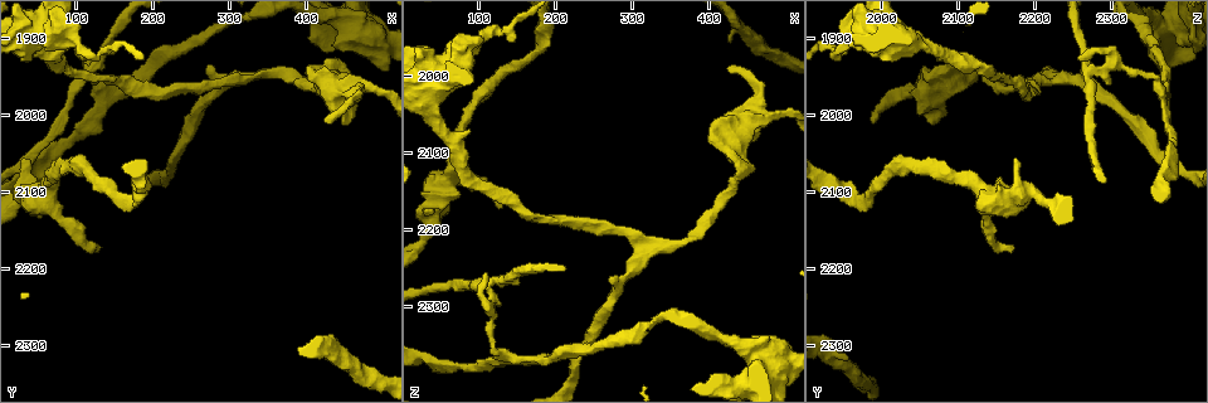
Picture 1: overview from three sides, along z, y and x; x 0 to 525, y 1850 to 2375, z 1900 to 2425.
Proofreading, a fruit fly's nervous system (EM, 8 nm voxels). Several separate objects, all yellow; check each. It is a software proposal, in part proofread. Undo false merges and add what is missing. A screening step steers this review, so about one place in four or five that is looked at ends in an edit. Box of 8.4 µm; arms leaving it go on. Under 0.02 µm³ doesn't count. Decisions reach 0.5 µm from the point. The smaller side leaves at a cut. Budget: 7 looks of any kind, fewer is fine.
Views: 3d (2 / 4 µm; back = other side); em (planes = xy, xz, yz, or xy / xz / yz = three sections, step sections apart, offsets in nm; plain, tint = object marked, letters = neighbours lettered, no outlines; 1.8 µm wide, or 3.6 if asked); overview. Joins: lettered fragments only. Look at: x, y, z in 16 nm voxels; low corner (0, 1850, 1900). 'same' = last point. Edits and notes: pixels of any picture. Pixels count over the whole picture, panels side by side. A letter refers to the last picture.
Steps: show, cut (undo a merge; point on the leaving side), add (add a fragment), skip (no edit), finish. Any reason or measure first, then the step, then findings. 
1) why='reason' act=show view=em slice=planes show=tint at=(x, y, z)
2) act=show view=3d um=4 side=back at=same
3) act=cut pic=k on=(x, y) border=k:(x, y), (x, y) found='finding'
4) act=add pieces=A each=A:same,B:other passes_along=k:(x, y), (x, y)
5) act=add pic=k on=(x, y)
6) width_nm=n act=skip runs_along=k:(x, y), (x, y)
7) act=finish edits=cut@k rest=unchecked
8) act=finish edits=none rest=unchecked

why='sharp bend' act=show view=em slice=planes show=tint at=(115, 1940, 2275)

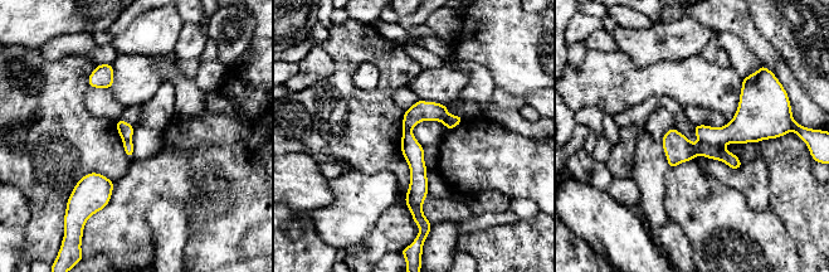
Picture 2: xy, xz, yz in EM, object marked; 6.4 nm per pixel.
act=show view=em slice=planes show=letters at=same

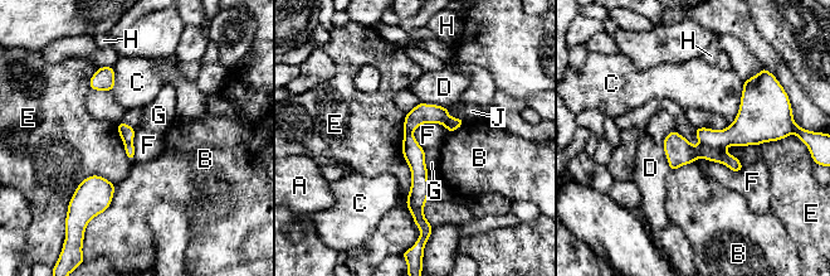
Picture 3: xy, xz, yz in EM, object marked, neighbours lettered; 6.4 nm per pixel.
longest_contact=E:400nm act=cut pic=3 on=(679, 151) each=A:other,B:other,C:other,D:other,E:other,F:other,G:other,H:other,J:other border=3:(701, 144), (708, 148), (722, 149) found='two cells meet here'

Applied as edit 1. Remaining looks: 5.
why='tapers out' act=show view=em slice=planes show=plain at=(130, 2175, 2175)

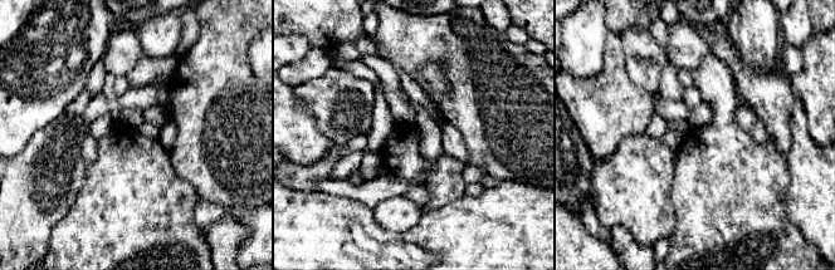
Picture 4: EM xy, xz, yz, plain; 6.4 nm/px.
why='what lies round it' act=show view=em slice=planes show=letters at=same

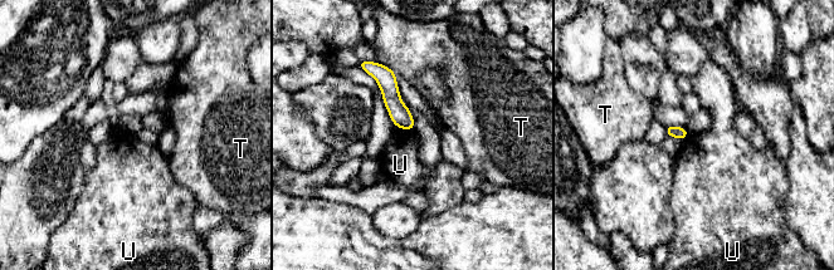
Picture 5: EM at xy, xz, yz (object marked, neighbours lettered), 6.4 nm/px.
longest_contact=T:140nm act=skip each=T:other,U:other border=5:(398, 127), (411, 131) found='none of them fits'

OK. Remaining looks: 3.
act=show view=3d um=4 at=(80, 1895, 1965)

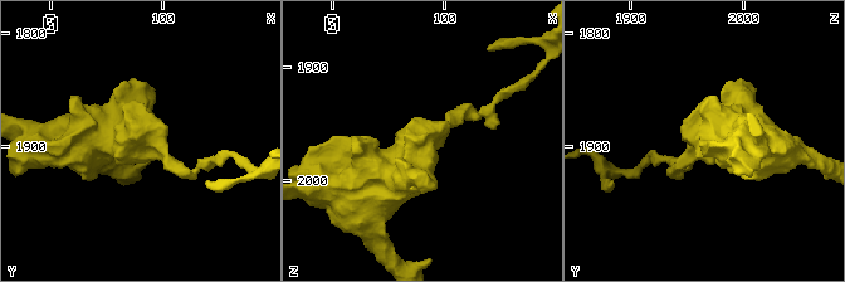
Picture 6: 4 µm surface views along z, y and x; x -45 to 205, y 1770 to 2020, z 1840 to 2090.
why='need the tissue' act=show view=em slice=xz step=4 show=plain at=(74, 1888, 1966)

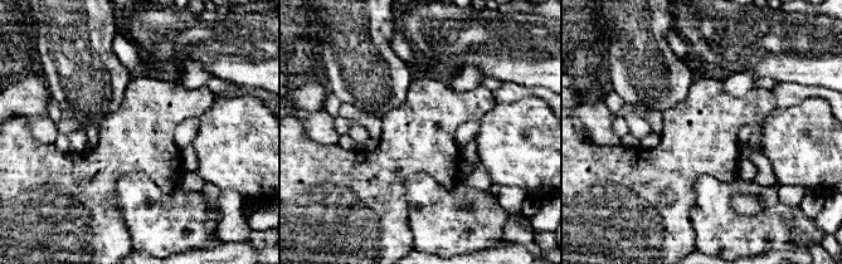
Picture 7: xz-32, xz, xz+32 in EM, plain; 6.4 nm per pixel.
why='what lies round it' act=show view=em slice=xz step=4 show=letters at=same

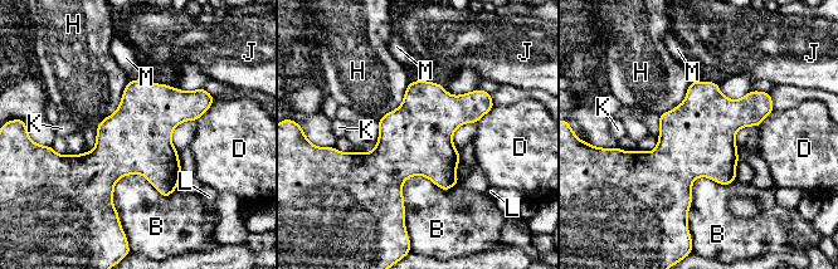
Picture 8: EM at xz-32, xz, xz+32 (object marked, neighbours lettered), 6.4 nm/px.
act=skip each=B:other,D:other,H:other,J:other,K:other,L:other,M:other border=8:(128, 82), (117, 108), (96, 126) found='continuous, no second cell'

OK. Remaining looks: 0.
act=finish edits=cut@3 rest=unchecked

